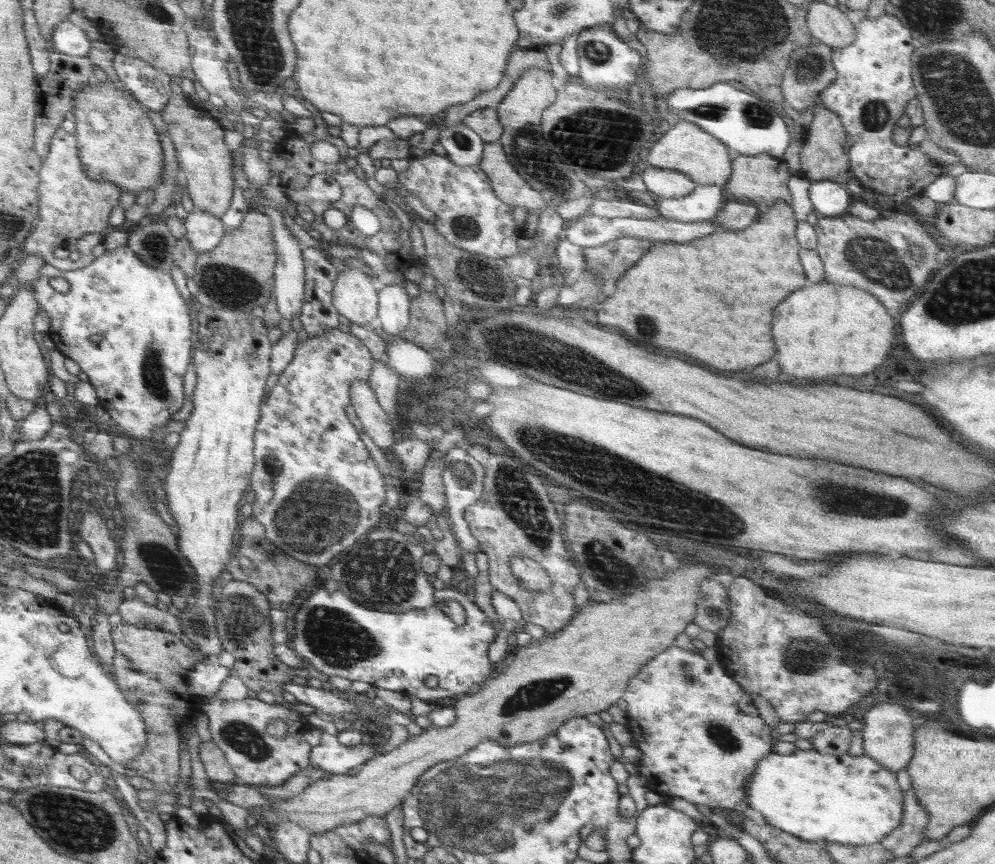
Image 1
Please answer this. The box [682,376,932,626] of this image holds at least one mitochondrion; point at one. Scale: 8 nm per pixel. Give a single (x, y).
(837, 498)

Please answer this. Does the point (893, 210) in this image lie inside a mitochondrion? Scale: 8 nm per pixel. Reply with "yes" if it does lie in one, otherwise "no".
no

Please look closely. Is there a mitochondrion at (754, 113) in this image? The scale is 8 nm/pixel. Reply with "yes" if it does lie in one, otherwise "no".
yes

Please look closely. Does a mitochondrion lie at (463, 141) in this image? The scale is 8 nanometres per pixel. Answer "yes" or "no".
yes

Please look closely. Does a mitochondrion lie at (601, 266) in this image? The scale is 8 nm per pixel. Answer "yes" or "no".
yes

